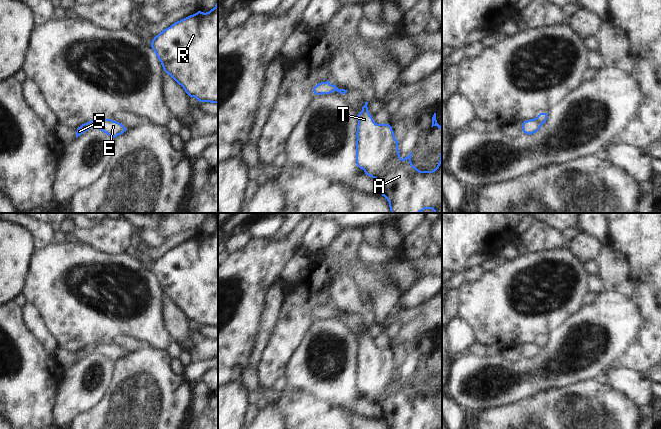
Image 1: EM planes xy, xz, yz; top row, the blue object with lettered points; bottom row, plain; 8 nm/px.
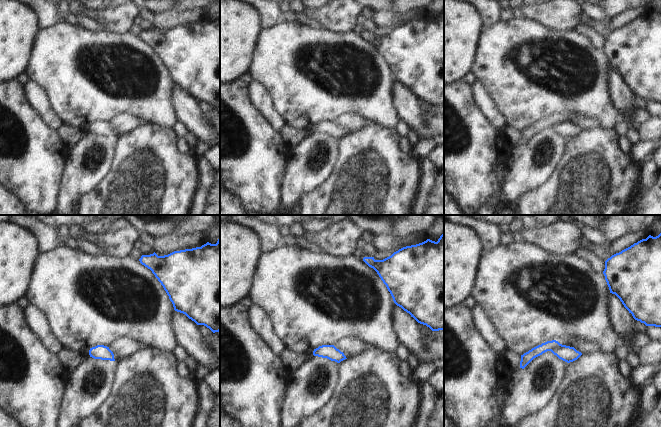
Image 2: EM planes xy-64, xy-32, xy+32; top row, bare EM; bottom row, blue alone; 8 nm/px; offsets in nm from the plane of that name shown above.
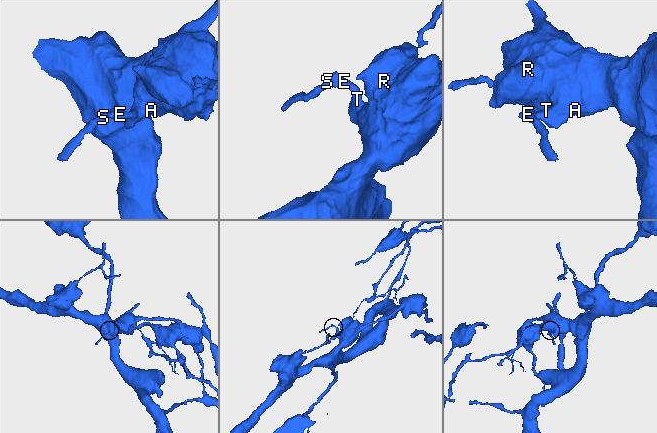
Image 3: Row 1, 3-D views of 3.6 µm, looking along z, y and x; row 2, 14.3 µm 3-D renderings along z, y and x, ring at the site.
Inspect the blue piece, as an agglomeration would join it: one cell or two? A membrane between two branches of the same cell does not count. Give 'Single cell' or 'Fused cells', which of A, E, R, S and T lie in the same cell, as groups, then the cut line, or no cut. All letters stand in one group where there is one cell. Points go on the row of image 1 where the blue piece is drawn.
Fused cells. Groups: A E R T / S. Split along xy (103, 118), (91, 126).

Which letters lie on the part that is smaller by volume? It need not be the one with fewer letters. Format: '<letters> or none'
S

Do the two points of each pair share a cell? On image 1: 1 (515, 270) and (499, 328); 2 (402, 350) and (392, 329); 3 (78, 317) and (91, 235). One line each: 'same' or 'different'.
1: same
2: different
3: different

